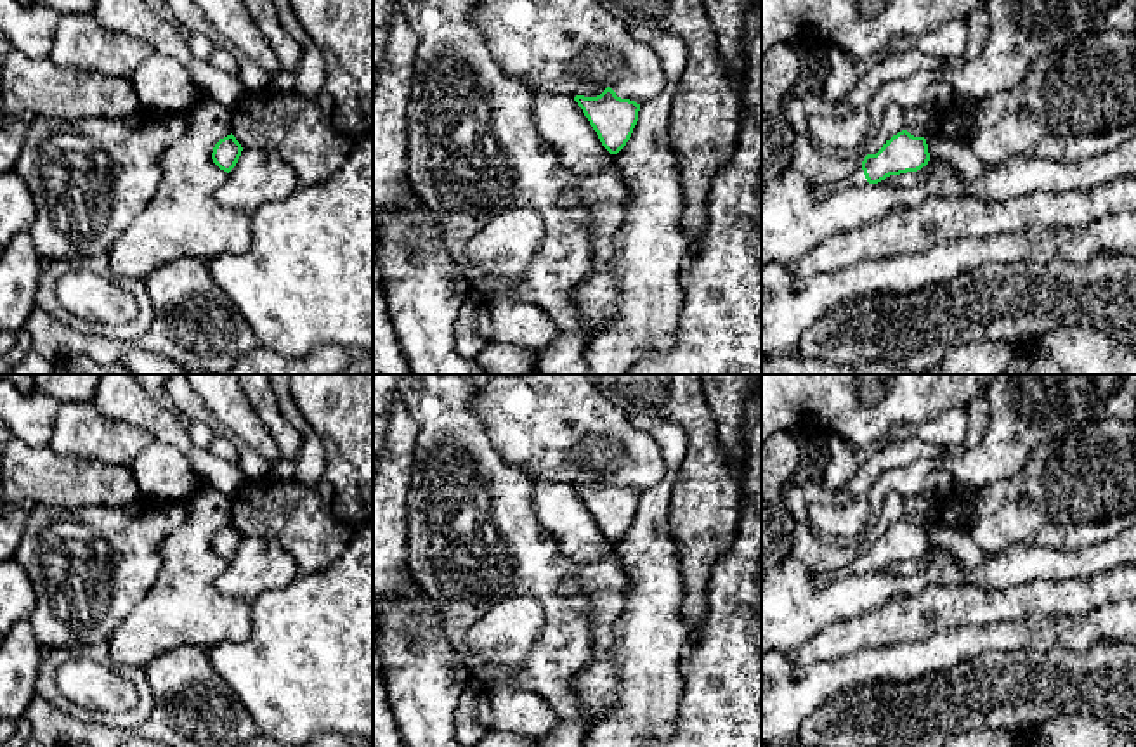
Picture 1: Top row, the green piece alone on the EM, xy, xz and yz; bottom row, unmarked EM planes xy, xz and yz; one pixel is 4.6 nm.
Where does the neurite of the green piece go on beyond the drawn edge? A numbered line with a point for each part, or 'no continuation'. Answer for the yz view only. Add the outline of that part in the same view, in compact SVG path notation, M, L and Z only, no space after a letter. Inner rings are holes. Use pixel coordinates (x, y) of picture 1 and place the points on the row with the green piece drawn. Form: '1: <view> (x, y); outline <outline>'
1: yz (857, 177); outline M860 165L852 175L848 175L846 179L843 179L839 182L815 185L813 194L822 198L822 196L832 194L832 192L836 192L839 189L845 189L845 187L865 185L865 184L869 184L869 182L867 182L867 179L864 175L862 165Z

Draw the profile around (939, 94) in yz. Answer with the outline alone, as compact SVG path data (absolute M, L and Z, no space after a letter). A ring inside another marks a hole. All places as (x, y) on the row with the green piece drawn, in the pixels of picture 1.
M940 80L940 81L931 81L926 88L924 101L933 107L933 109L945 109L954 104L956 101L956 92L952 87Z

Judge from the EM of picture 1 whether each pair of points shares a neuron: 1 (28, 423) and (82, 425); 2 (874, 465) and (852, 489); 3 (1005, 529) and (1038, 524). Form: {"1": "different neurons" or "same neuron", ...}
{"1": "different neurons", "2": "same neuron", "3": "same neuron"}

